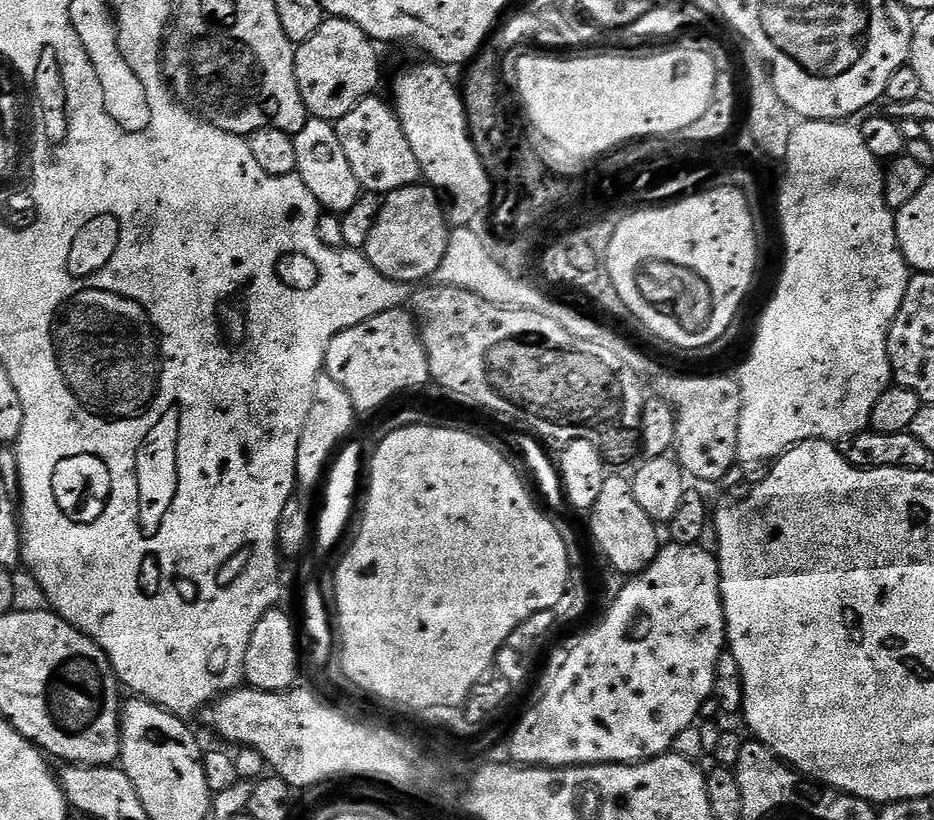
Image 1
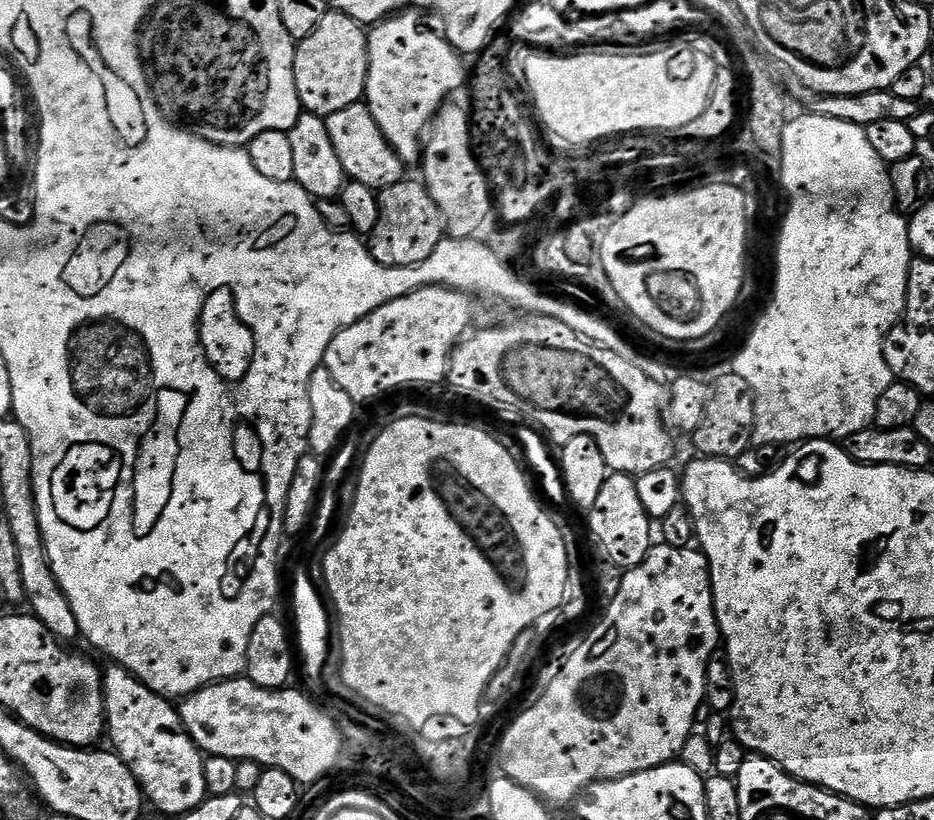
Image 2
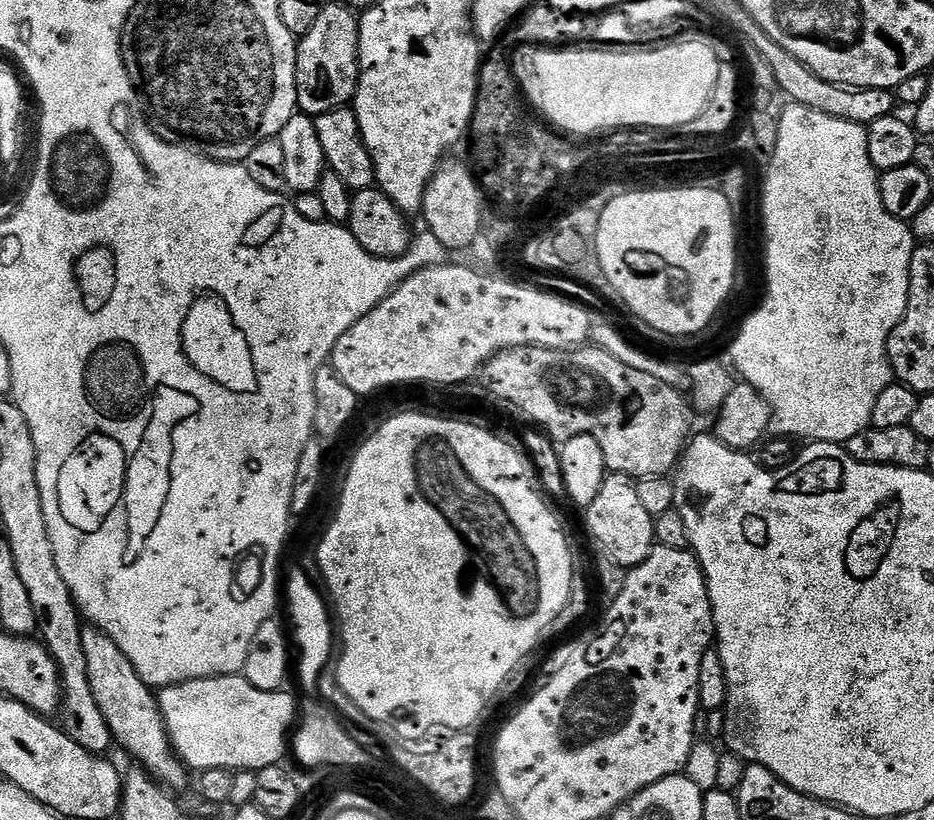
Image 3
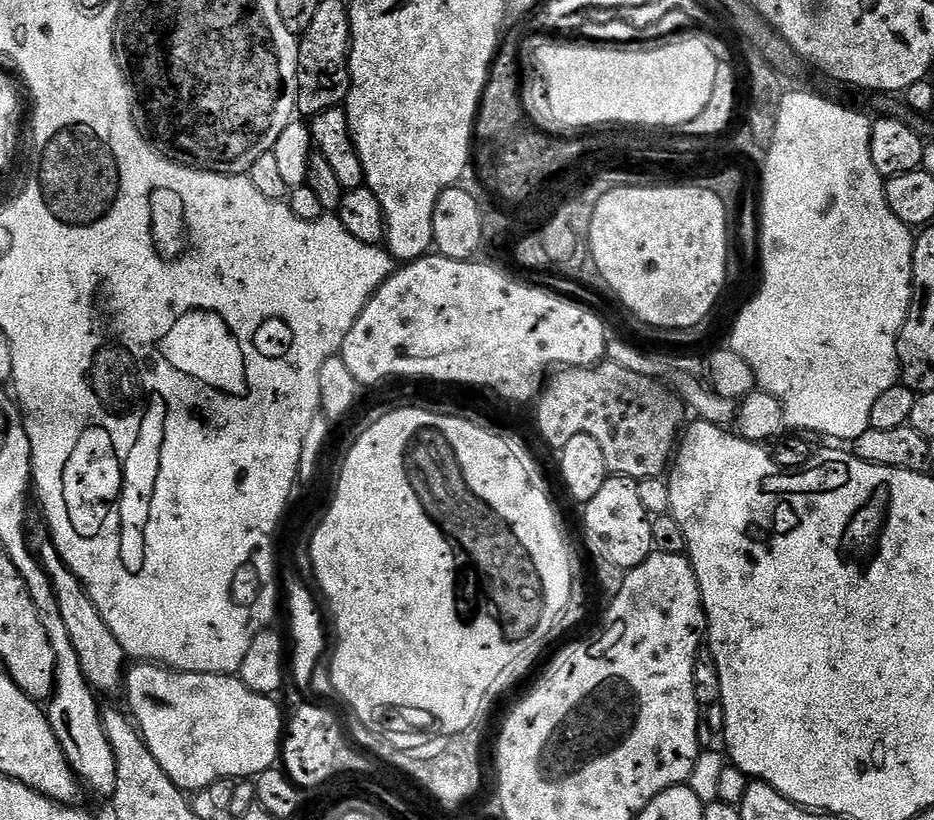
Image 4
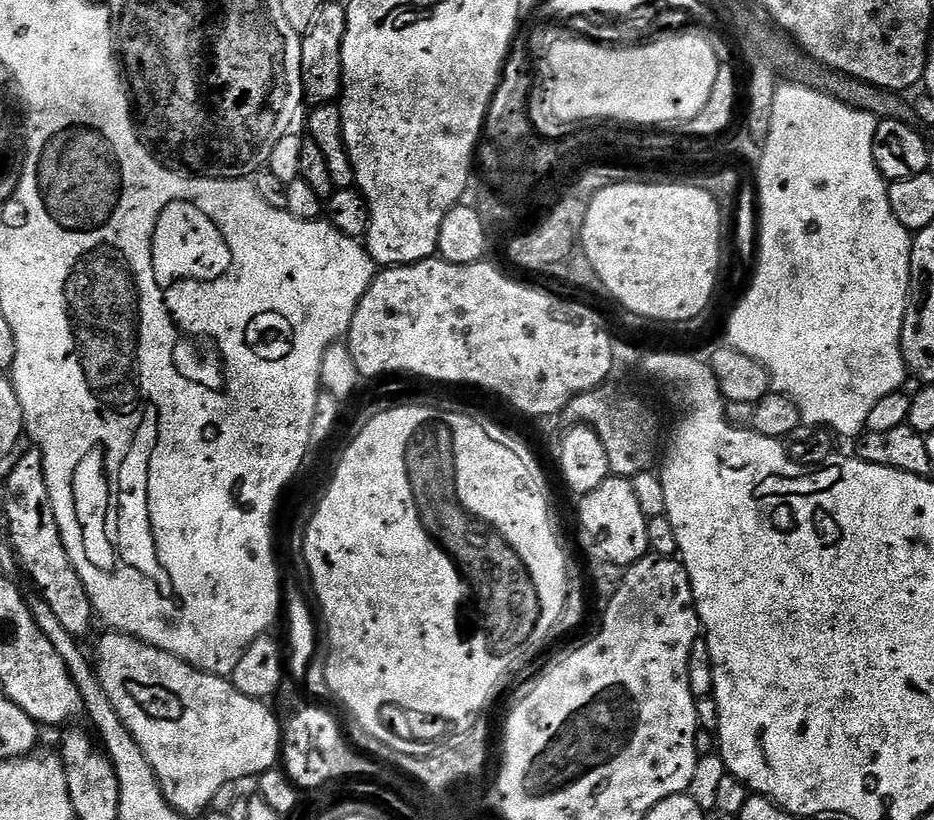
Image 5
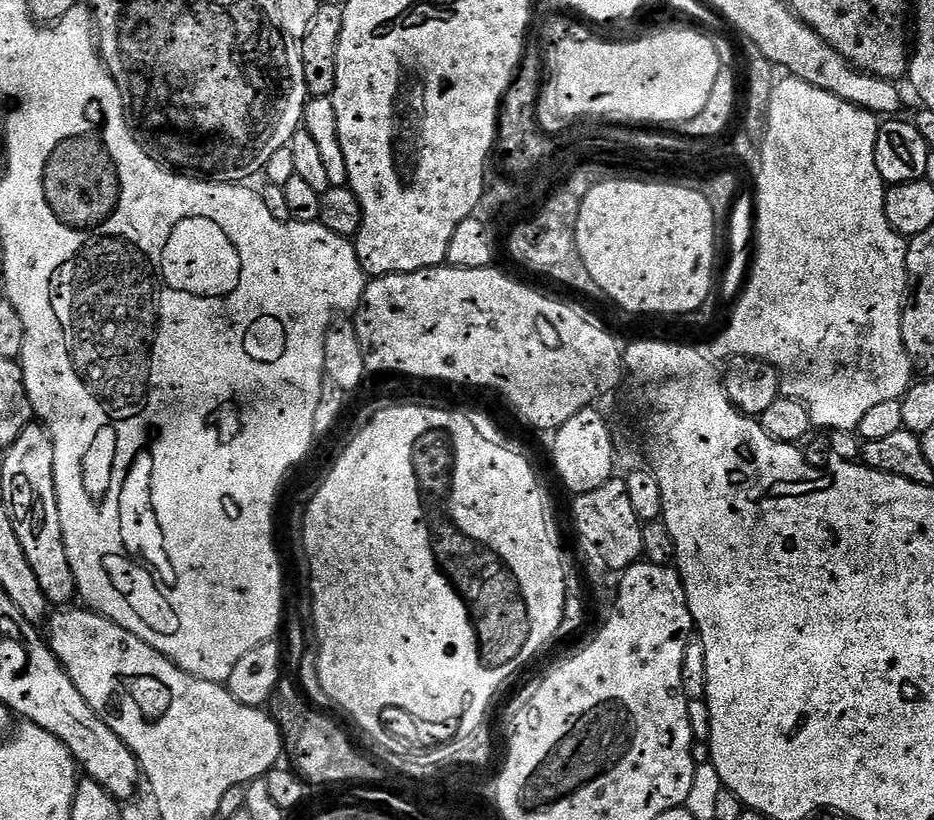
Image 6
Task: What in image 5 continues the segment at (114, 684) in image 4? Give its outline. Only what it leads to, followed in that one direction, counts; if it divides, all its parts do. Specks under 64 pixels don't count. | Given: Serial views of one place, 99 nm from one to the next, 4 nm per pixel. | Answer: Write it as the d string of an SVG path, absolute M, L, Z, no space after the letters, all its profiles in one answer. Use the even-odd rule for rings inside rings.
M39 450L31 451L13 466L4 484L4 516L8 519L6 535L19 567L22 572L24 568L25 574L32 579L35 591L44 599L46 606L54 610L58 622L62 622L72 636L84 638L92 628L92 620L97 619L96 610L90 602L90 594L86 594L86 586L82 586L82 578L78 578L78 570L74 570L74 562L70 562L70 554L66 554L66 546L54 518L50 490L44 481L42 454Z

